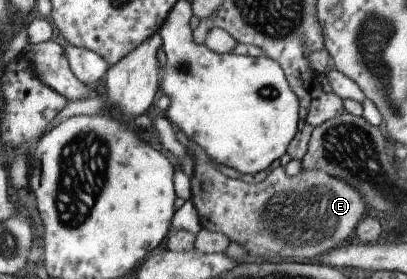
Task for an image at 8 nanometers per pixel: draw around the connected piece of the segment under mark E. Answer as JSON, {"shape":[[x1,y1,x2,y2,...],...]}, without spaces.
{"shape":[[187,139,196,161,194,173,190,178,192,201,198,210,202,228,223,233,228,240,239,242,258,260,274,260,278,257,281,257,282,261,293,258,311,260,343,244,364,215,366,202,363,195,340,178,332,177,322,170,301,168,297,174,289,176,283,167,277,166,271,170,268,177,247,183,223,175,210,154,199,144]]}

